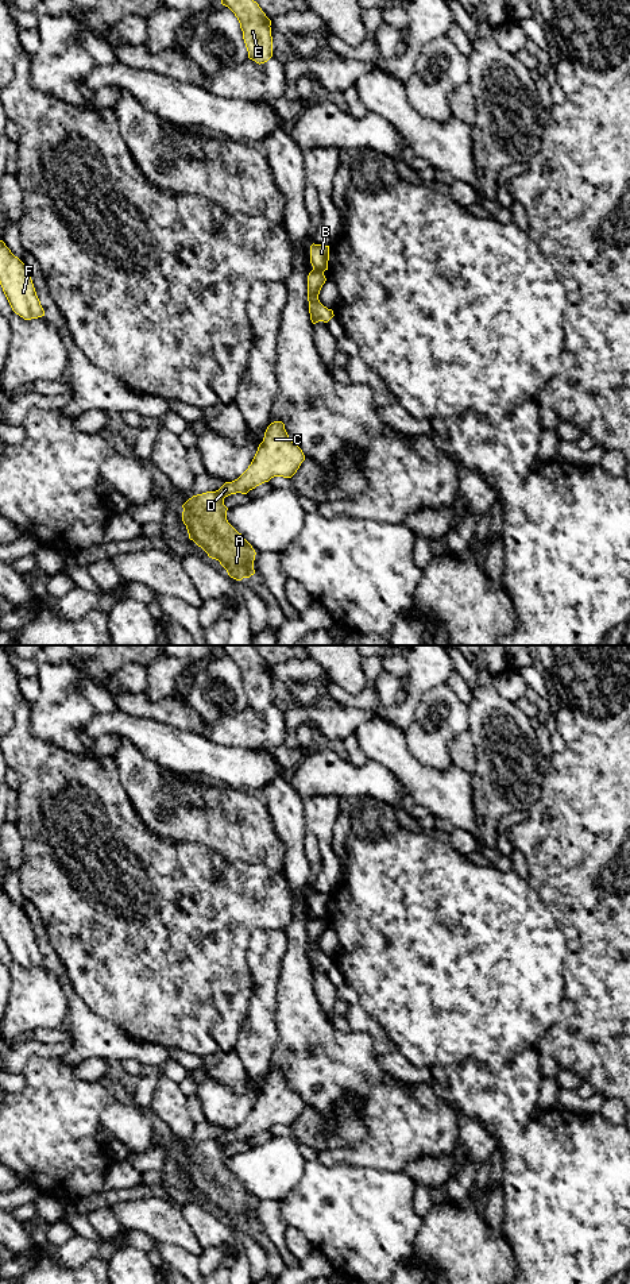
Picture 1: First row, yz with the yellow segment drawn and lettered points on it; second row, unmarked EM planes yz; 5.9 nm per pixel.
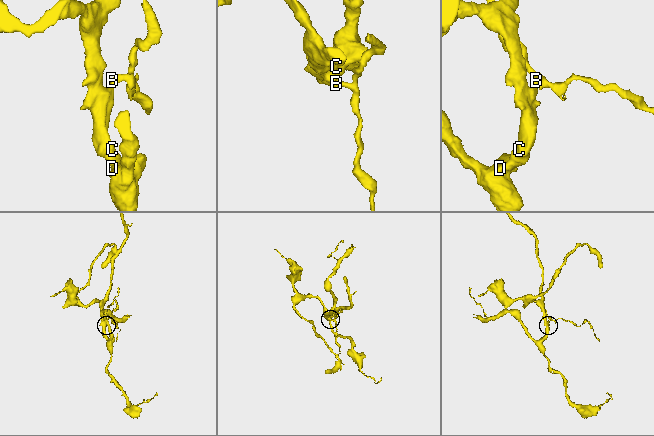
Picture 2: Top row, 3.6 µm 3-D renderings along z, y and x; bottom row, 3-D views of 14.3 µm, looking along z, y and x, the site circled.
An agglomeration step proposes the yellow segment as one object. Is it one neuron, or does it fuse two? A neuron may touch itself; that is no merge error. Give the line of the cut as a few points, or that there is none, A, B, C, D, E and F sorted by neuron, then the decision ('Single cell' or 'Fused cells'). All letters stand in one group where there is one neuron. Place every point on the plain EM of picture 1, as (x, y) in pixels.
Split along yz (313, 916), (323, 920). Groups: A C D E F / B. Fused cells

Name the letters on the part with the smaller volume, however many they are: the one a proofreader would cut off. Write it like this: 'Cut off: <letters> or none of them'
Cut off: B

